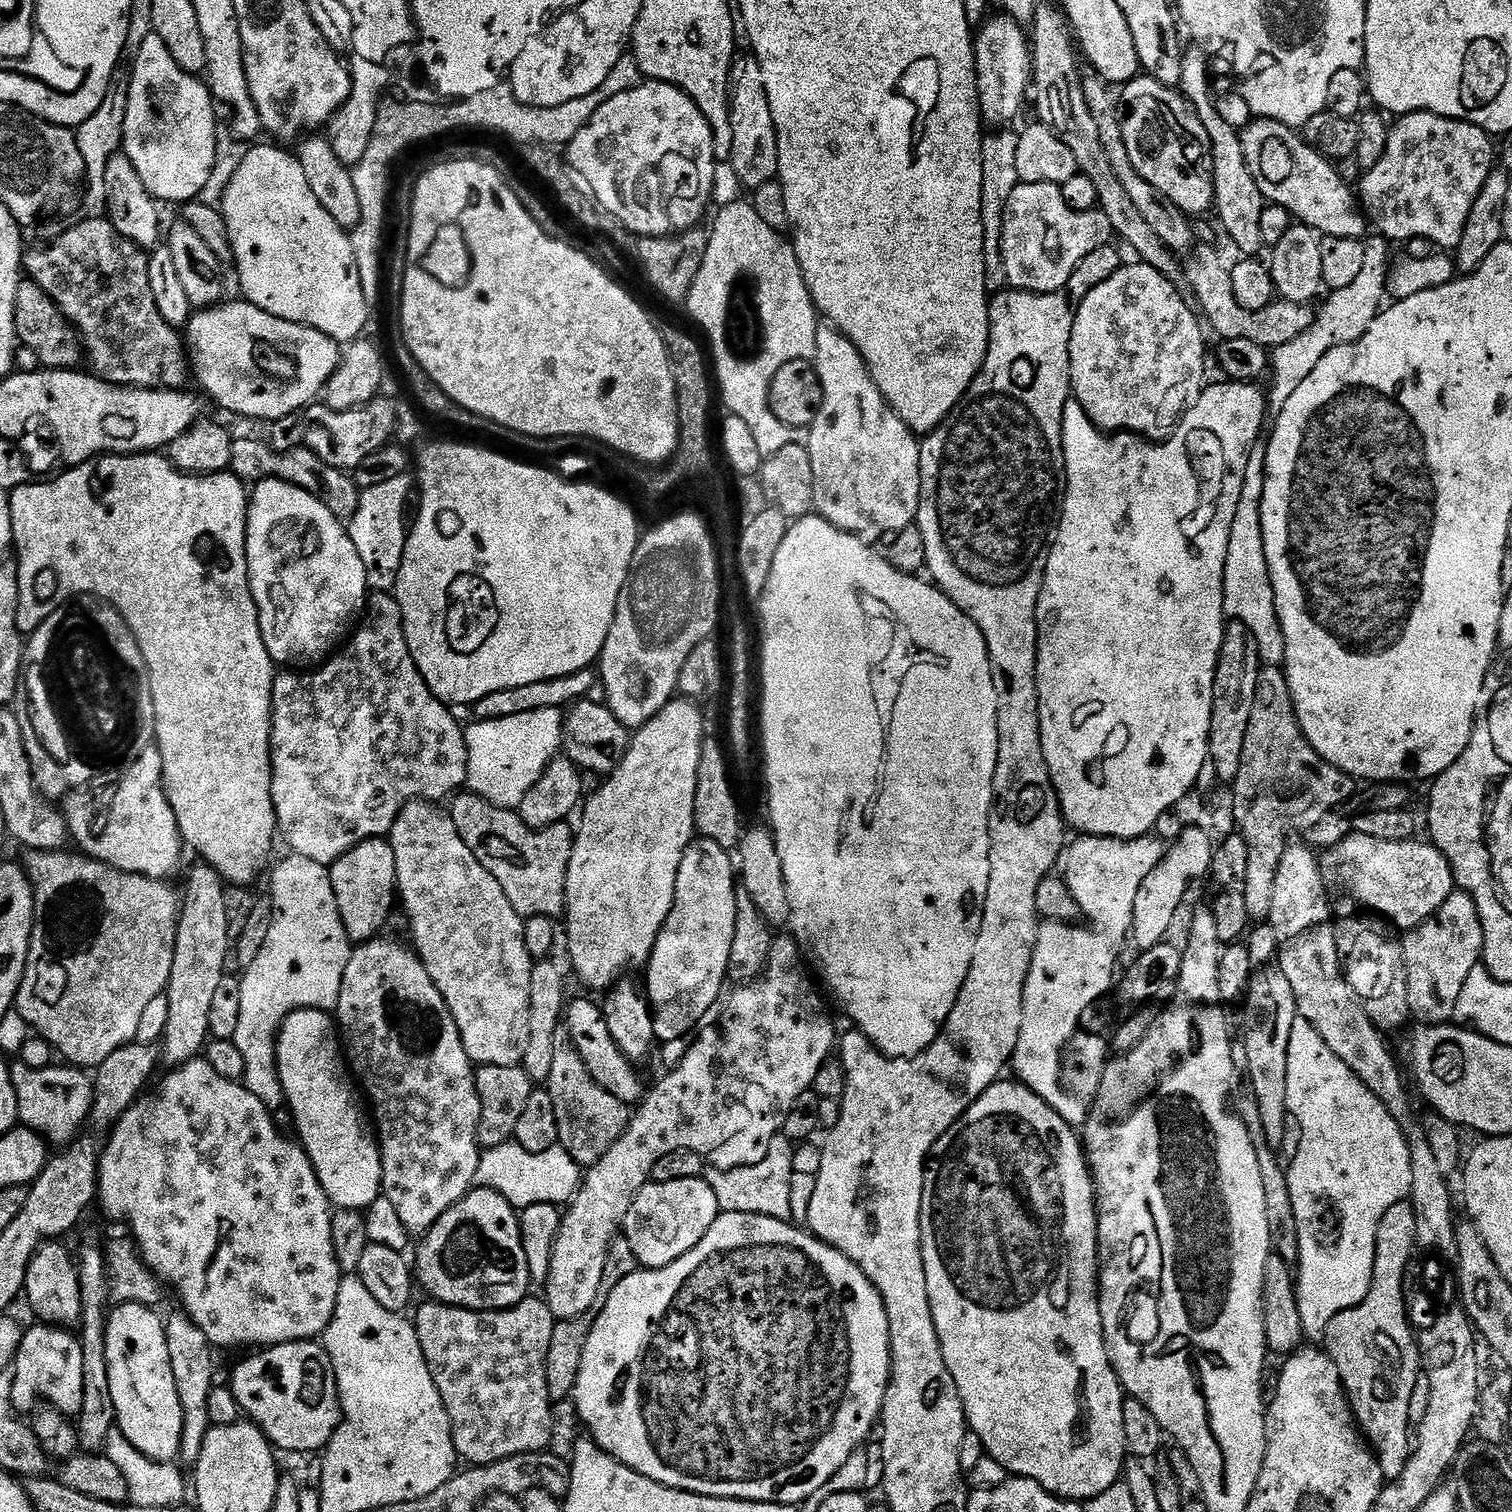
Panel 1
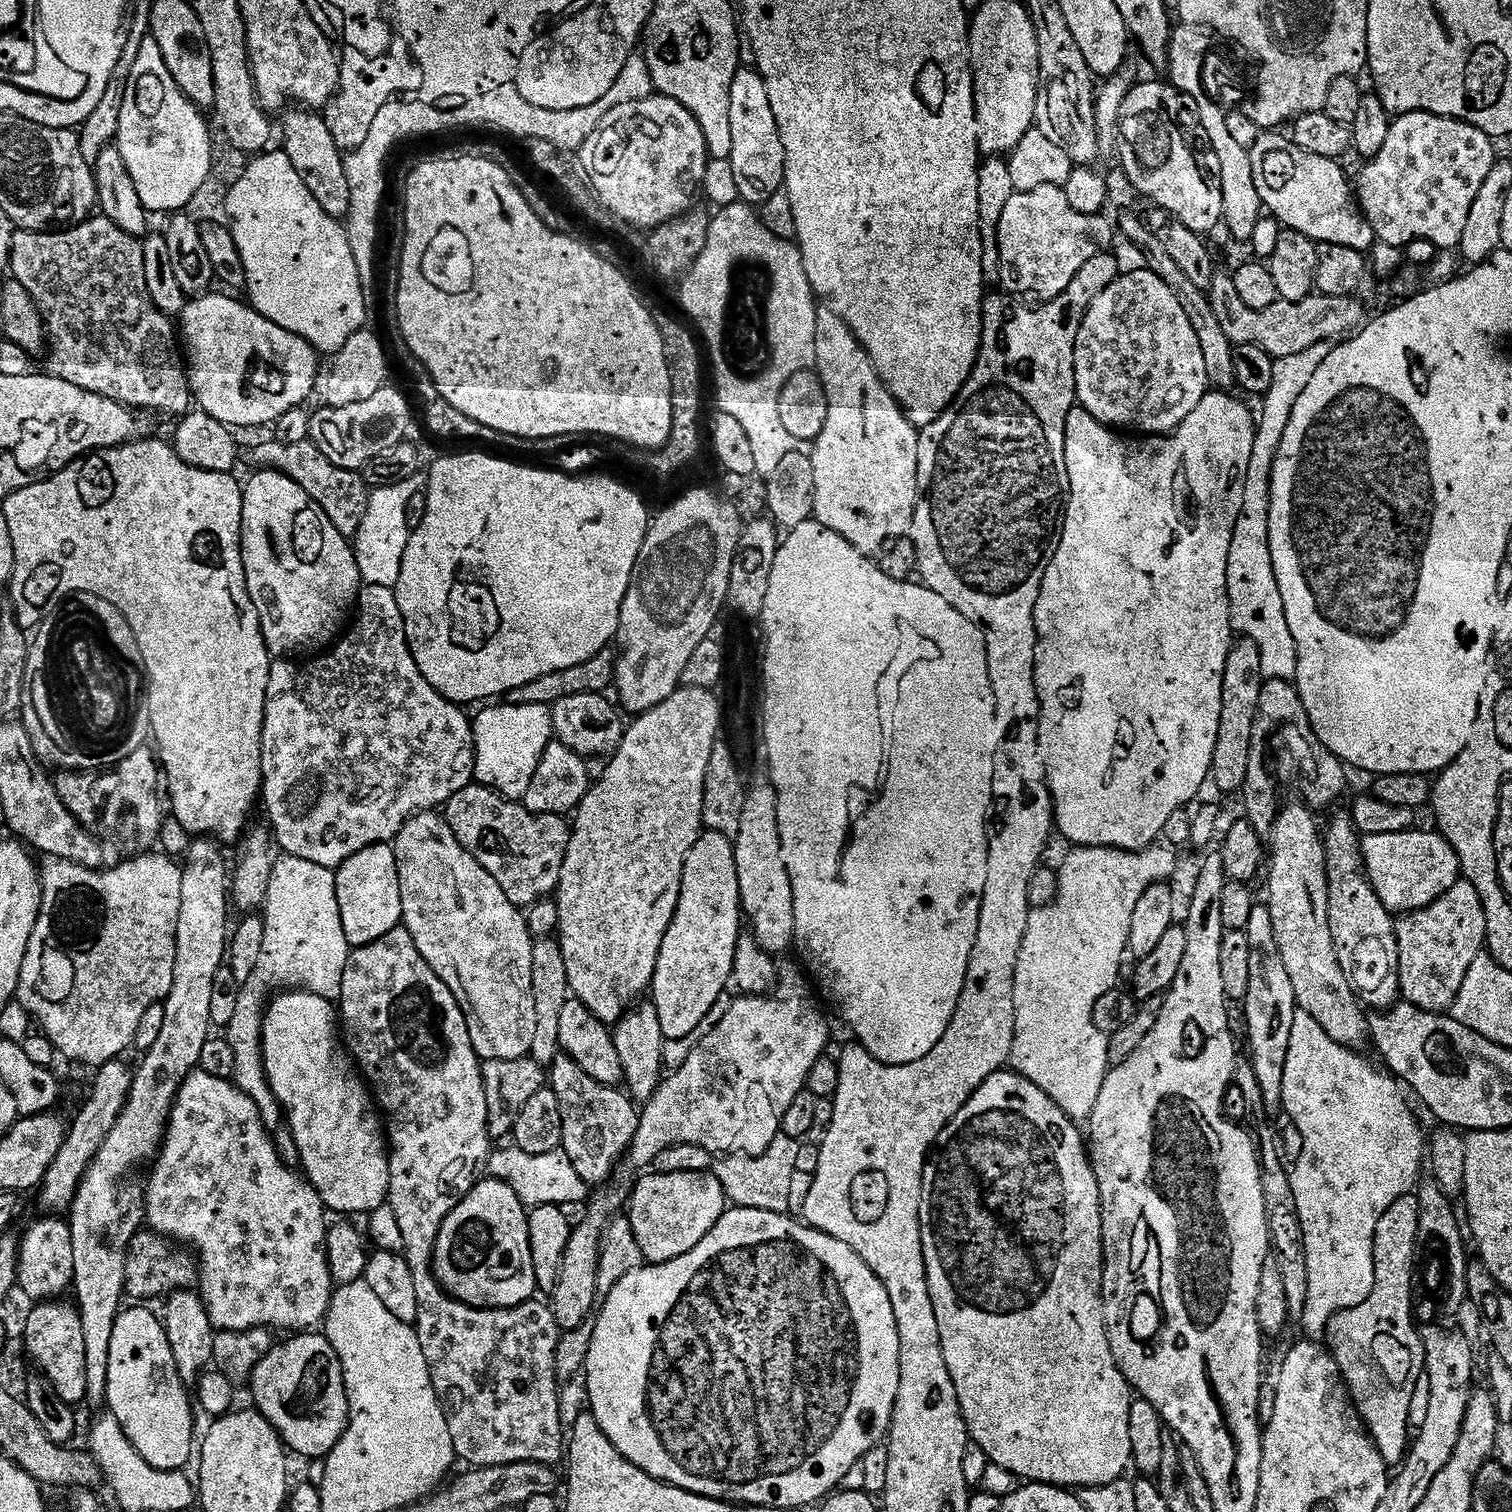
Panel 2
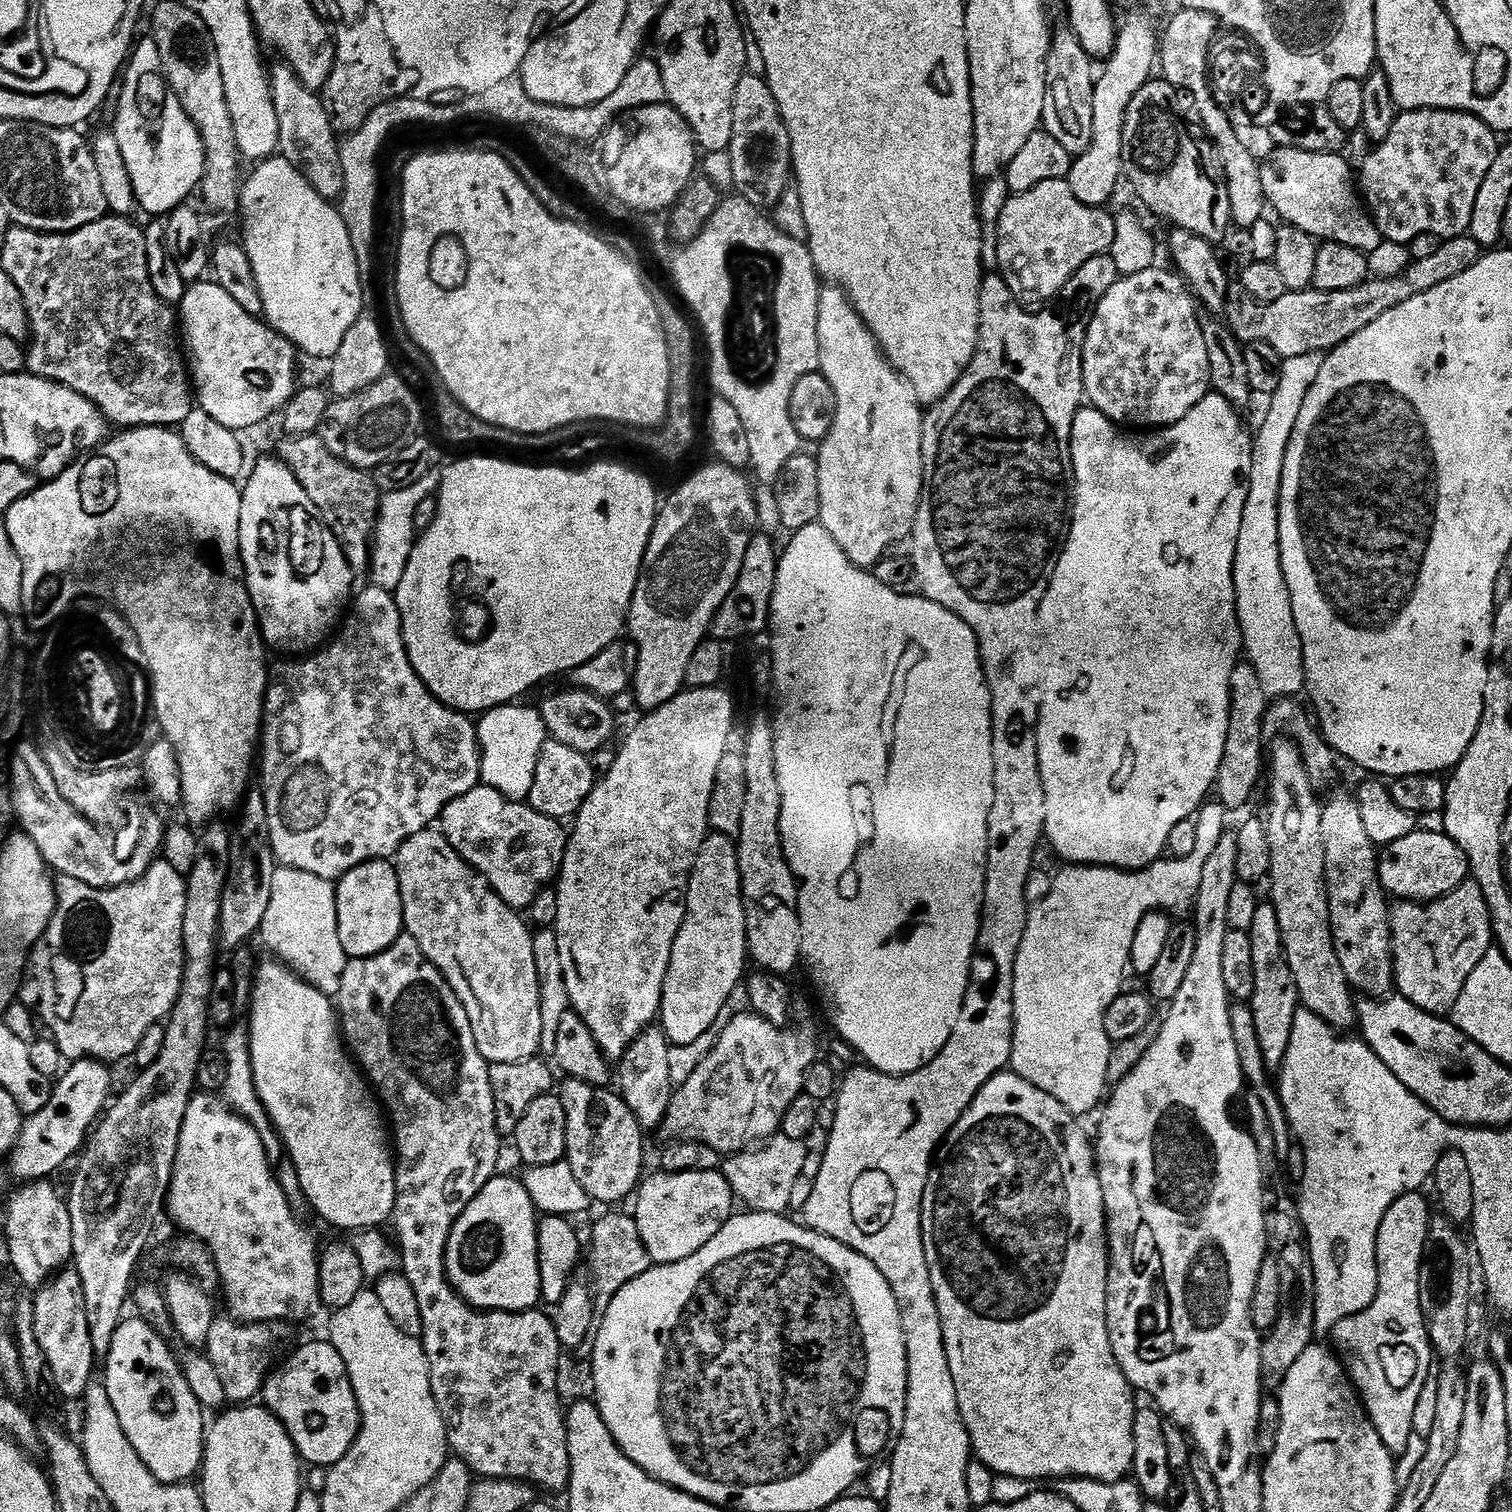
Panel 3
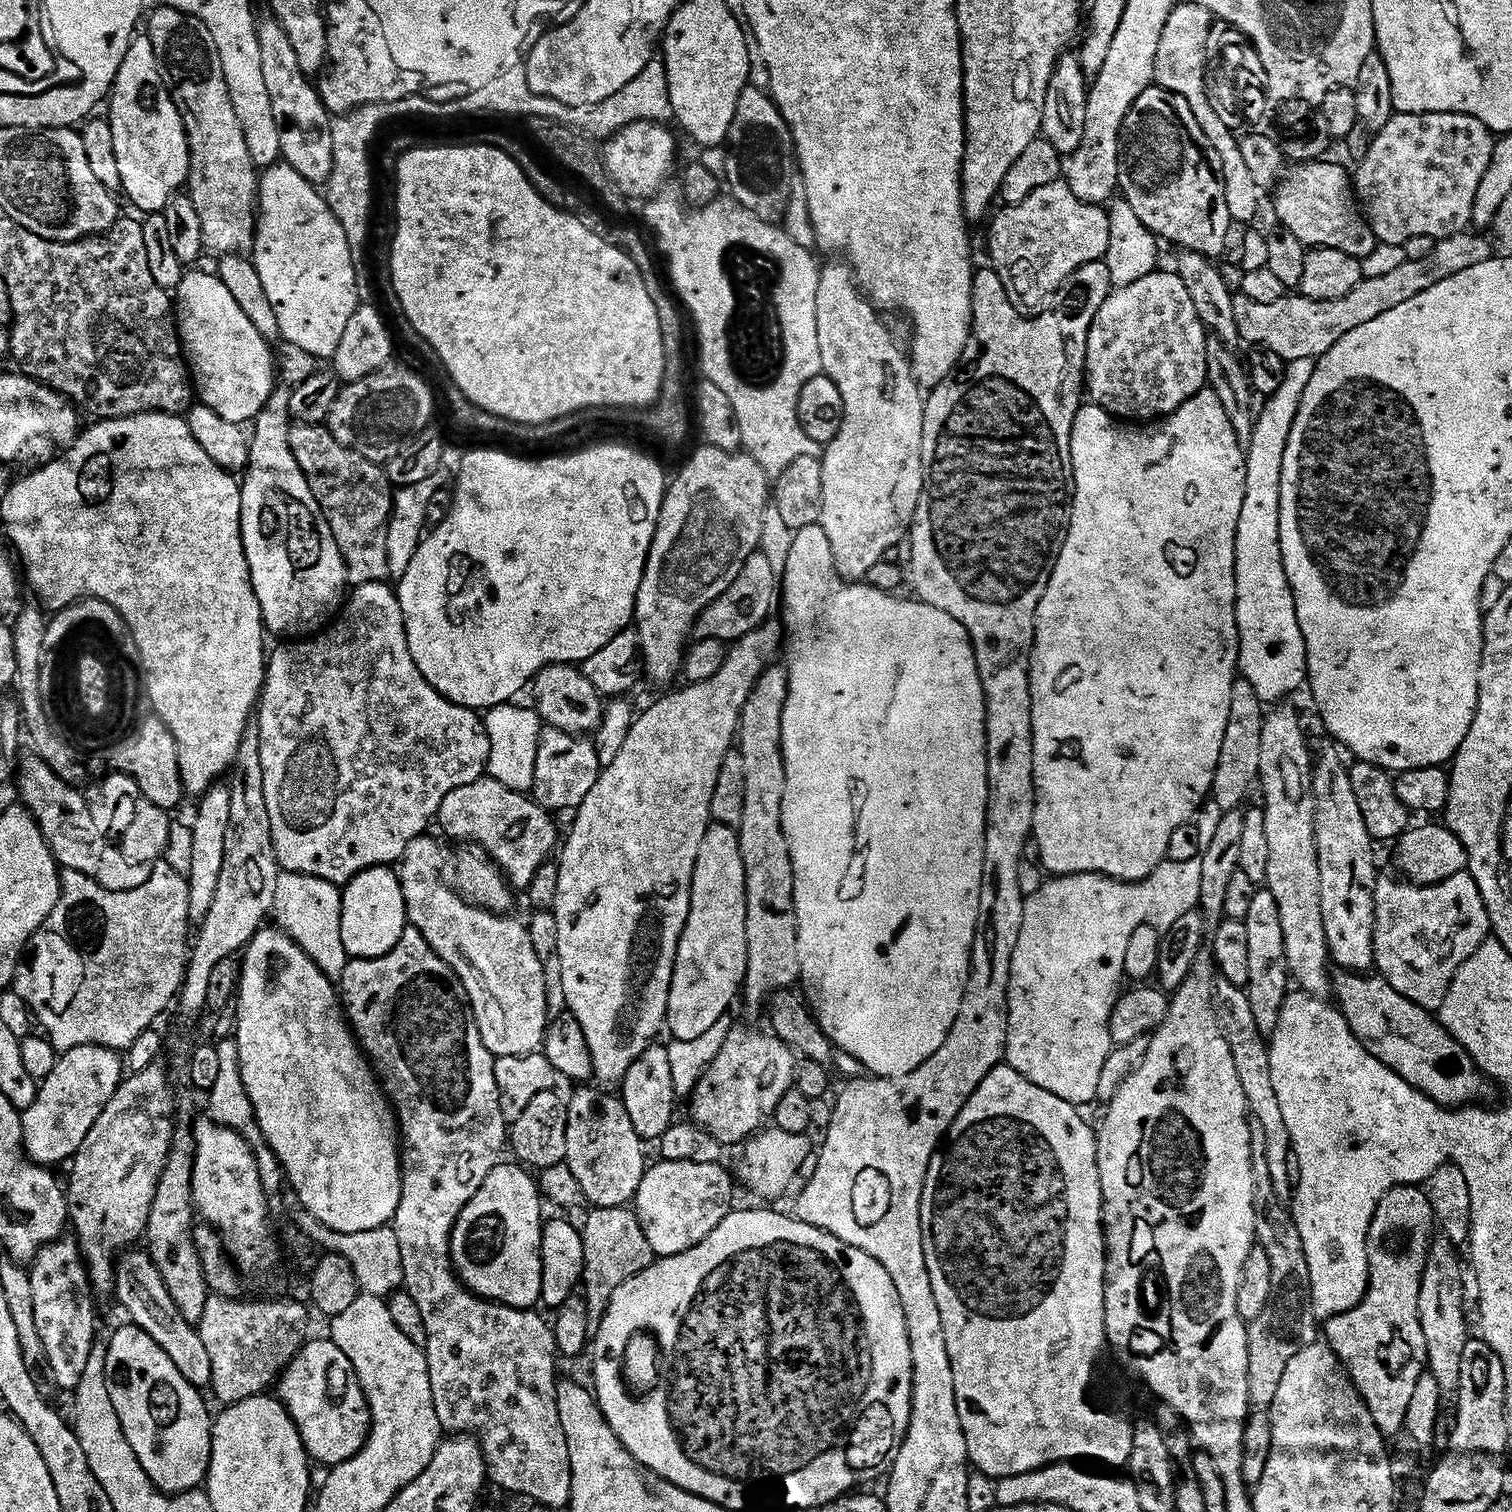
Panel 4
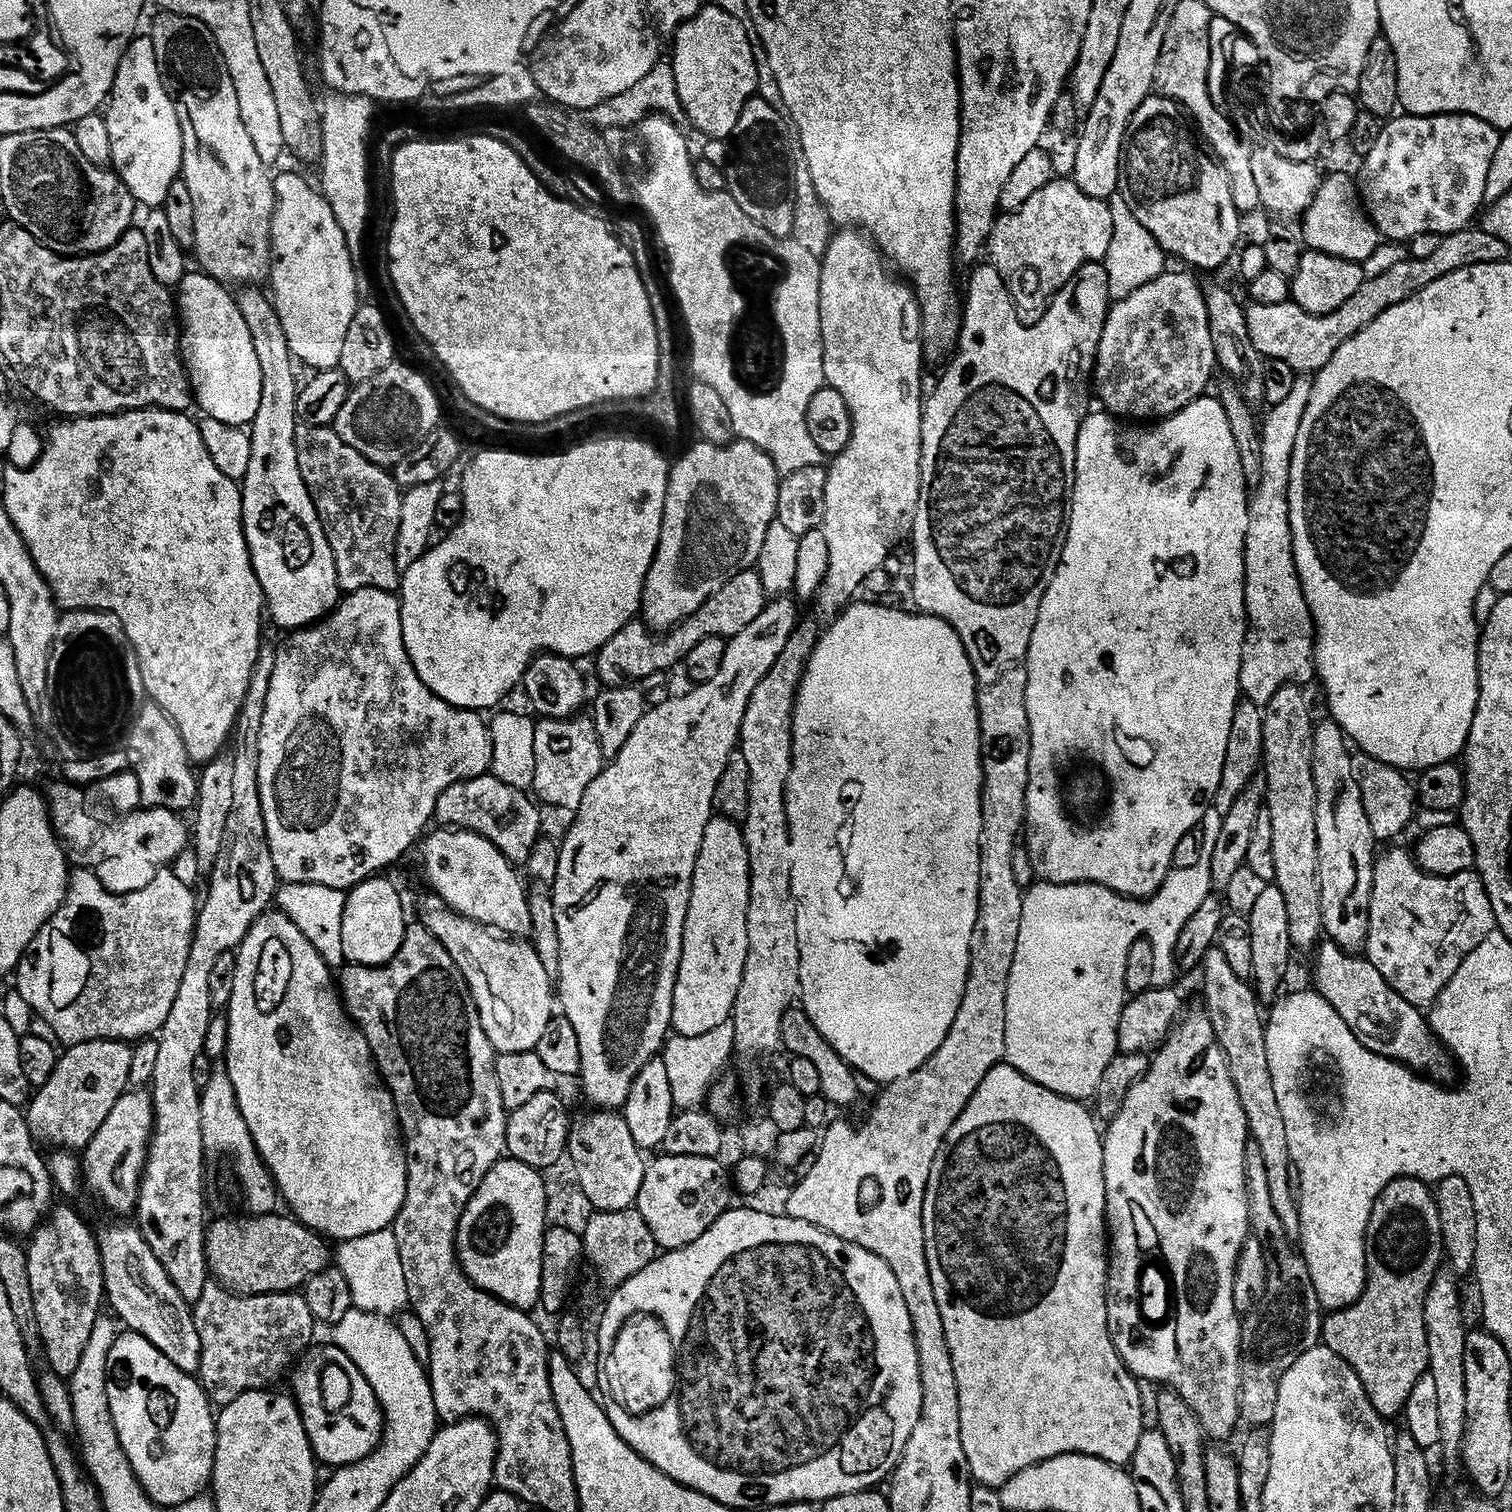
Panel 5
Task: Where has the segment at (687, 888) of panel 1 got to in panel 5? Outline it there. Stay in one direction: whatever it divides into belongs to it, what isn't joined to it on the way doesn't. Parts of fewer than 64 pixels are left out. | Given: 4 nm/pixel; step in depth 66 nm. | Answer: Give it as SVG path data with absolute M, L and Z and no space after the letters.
M719 814L713 815L712 820L706 826L706 834L702 834L702 850L698 850L698 862L694 866L694 878L692 879L692 897L686 914L686 926L684 927L684 945L682 946L682 958L678 978L674 986L674 1010L672 1011L672 1026L677 1036L686 1038L698 1038L698 1034L710 1034L717 1026L729 1023L734 1010L734 1002L738 998L738 990L742 986L742 974L746 970L746 958L748 957L748 907L750 906L750 858L746 850L743 827L735 820L727 820Z

